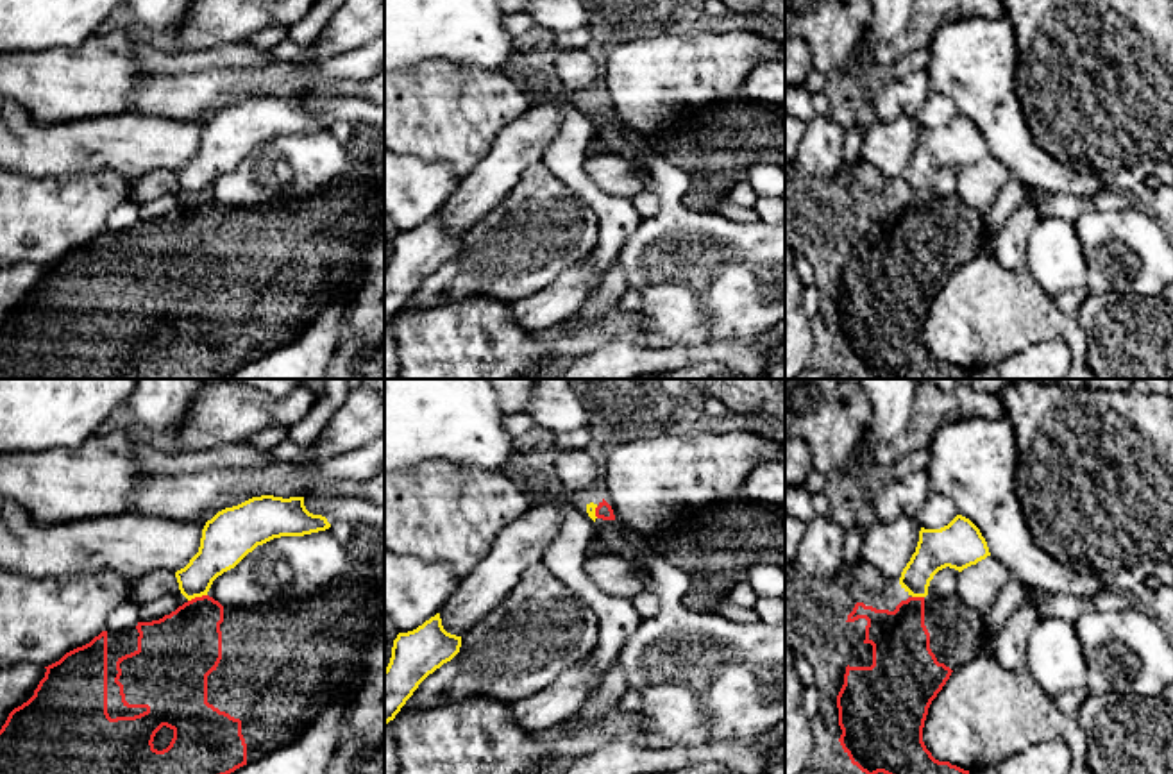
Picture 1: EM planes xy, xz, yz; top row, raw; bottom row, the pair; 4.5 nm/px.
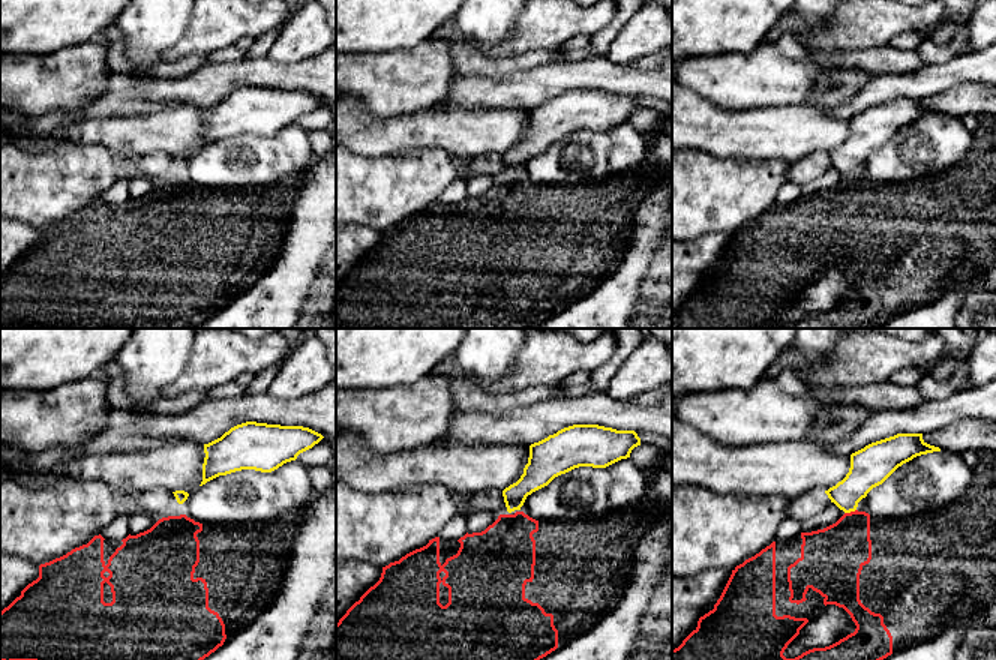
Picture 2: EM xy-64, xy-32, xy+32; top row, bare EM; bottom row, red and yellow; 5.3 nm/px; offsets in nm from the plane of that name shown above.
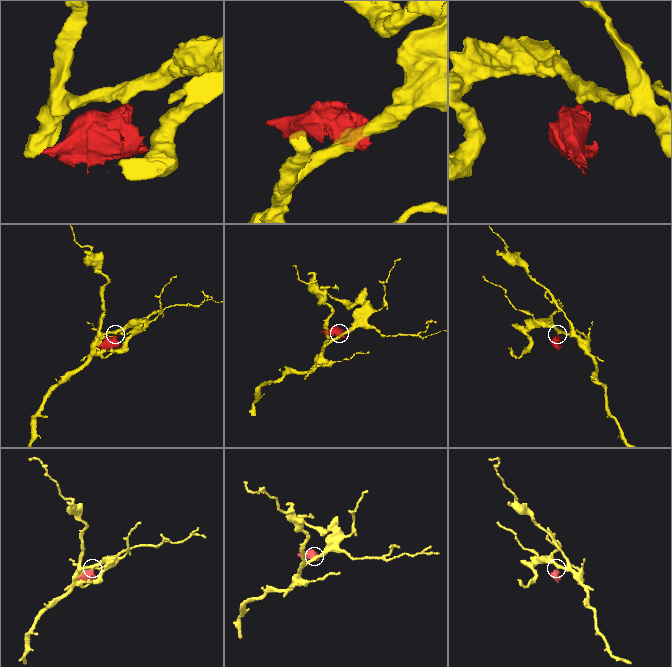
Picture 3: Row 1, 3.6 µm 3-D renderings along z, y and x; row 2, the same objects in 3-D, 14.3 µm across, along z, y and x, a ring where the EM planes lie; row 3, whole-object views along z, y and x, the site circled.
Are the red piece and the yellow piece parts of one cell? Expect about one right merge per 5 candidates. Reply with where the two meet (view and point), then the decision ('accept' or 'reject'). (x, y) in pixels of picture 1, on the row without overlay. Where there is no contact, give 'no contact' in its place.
xy (197, 197) | reject

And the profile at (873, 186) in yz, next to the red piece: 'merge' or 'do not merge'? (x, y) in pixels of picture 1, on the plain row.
do not merge

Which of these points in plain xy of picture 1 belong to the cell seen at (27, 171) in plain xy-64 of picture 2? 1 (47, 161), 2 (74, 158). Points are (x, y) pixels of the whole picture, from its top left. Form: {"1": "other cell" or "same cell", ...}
{"1": "other cell", "2": "other cell"}

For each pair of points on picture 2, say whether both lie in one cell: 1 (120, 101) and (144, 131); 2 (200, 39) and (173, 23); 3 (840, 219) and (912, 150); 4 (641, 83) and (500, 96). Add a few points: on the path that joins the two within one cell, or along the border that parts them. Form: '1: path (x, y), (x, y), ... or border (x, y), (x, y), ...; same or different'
1: border (165, 108), (96, 119); different
2: border (192, 15), (186, 32), (162, 57); different
3: border (864, 174), (879, 182), (914, 179); different
4: path (606, 77), (558, 77), (534, 87); same

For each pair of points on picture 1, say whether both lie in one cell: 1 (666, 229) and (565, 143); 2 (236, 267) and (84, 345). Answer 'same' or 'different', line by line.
1: different
2: same

